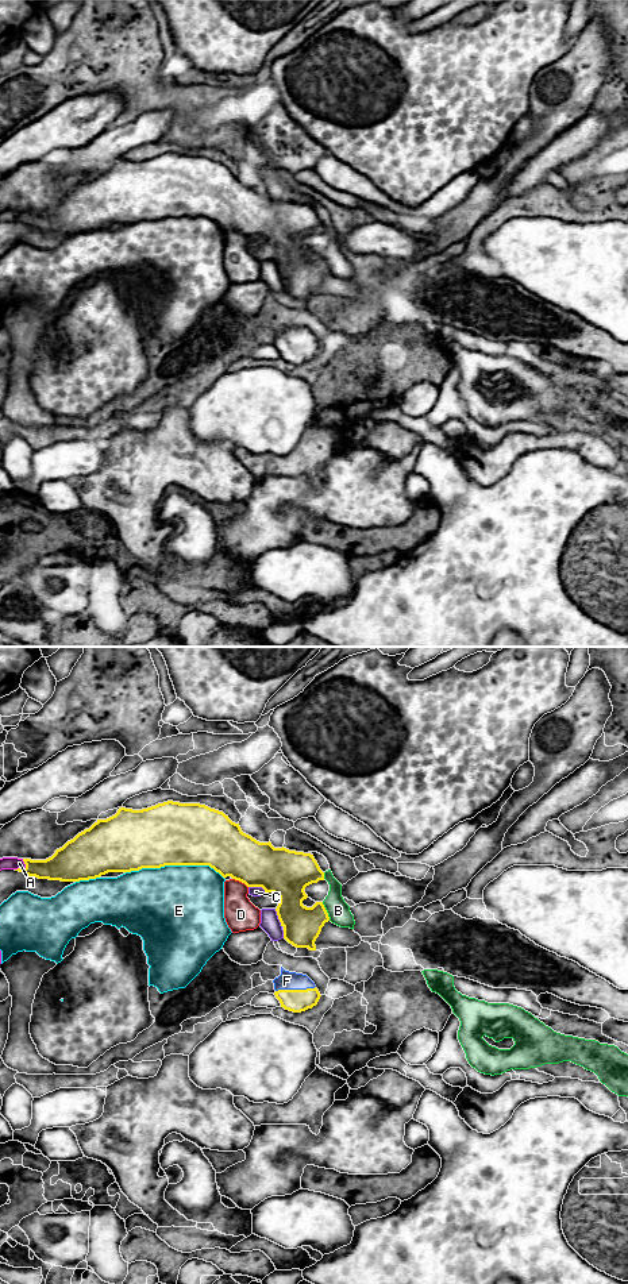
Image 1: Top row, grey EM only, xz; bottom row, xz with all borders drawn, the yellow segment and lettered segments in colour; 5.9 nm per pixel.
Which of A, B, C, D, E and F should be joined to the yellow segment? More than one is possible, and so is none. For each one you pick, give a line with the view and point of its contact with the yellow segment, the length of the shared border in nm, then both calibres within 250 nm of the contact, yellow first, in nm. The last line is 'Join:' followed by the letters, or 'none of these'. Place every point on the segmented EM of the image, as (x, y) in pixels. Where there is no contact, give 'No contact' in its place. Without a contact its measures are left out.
F: Touches yellow at xz (295, 990). Shared border 240 nm. Thickness 140 nm (yellow) against 110 nm
Join: F

